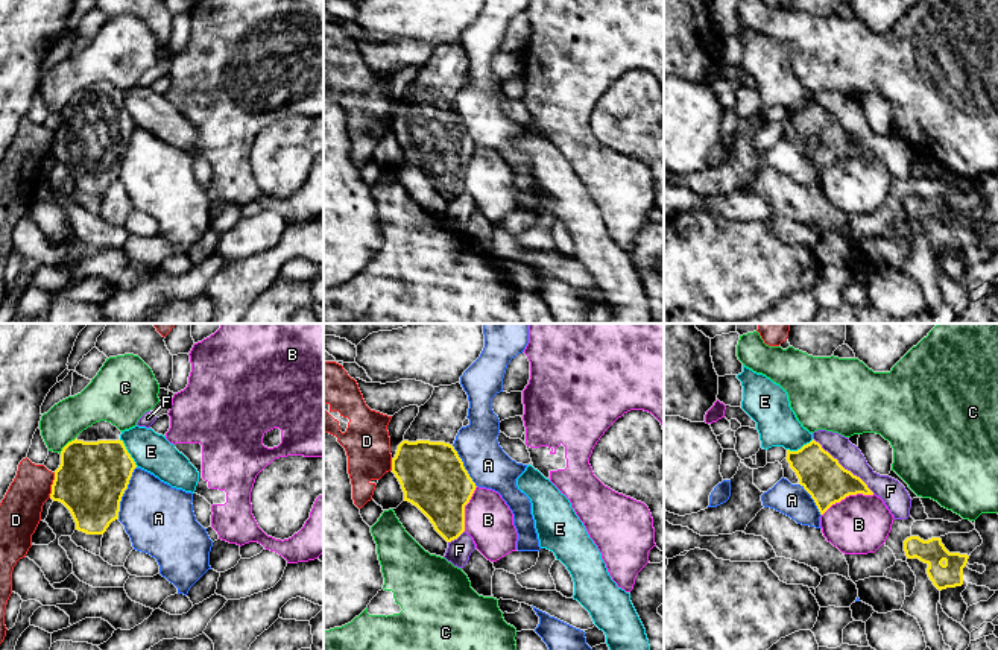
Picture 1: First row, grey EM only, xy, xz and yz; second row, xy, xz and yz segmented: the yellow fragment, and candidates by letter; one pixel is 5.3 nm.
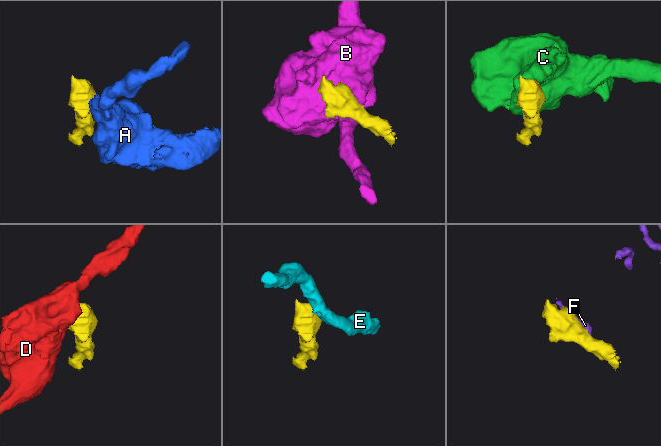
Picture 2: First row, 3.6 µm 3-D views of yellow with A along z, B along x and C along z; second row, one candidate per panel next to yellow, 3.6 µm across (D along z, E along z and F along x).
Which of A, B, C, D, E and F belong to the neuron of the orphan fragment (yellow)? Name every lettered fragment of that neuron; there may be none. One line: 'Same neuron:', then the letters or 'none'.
Same neuron: none

